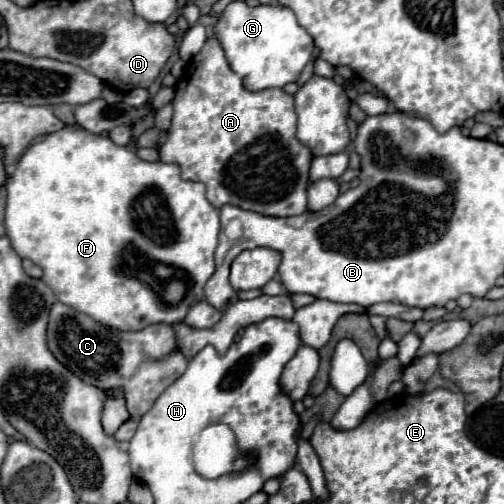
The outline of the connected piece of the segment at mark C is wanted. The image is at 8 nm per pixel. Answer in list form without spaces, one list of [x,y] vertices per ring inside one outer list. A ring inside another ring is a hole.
[[[55,303],[49,313],[47,347],[71,373],[81,377],[87,385],[95,385],[105,393],[121,389],[131,419],[141,419],[153,401],[185,371],[187,359],[177,349],[173,327],[165,323],[149,325],[141,331],[125,333],[109,329],[91,317],[77,313],[69,305]]]

